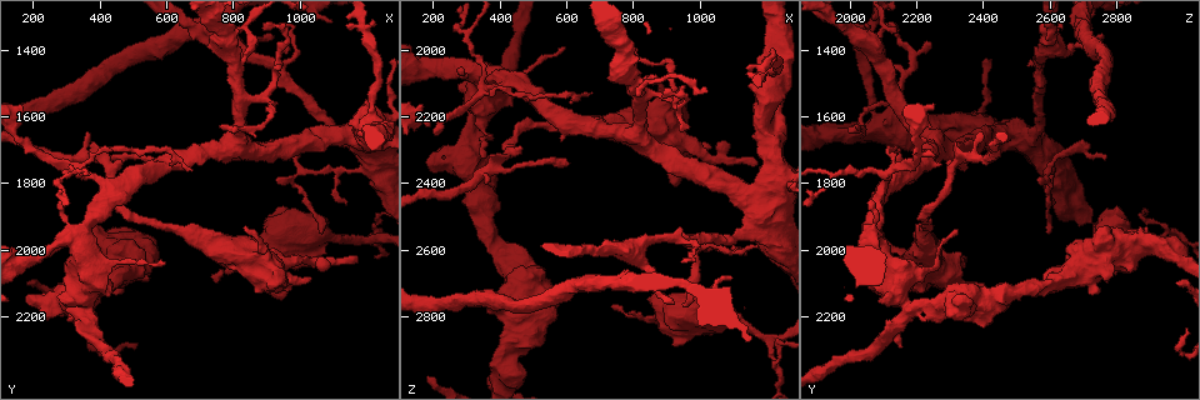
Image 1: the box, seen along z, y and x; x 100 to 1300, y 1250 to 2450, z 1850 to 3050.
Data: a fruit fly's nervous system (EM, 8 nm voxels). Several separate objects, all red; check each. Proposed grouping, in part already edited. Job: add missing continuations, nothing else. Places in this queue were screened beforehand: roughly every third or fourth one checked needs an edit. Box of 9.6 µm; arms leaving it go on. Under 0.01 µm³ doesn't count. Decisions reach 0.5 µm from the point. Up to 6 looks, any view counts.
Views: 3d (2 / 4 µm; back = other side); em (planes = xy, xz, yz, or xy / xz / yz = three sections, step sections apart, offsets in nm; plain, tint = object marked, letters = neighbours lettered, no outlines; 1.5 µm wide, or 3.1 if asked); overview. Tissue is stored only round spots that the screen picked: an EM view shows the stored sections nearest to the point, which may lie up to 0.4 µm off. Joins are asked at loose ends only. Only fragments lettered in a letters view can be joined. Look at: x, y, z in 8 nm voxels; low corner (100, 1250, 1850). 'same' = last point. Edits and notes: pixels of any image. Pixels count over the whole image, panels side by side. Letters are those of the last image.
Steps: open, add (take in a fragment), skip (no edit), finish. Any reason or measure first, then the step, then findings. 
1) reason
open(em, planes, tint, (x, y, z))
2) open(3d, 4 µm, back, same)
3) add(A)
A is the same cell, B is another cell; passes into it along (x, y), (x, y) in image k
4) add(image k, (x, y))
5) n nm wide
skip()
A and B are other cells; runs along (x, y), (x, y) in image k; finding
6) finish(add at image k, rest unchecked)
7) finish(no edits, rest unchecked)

thin end
open(em, planes, letters, (940, 1340, 2640))

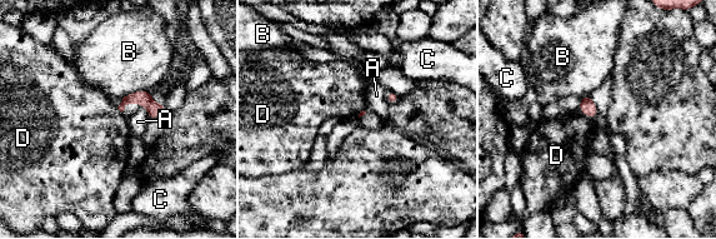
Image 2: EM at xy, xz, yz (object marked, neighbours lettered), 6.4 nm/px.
skip()
A, B, C and D are other cells; border along (116, 106), (121, 111) in image 2; none of them fits

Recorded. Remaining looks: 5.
branch stops here
open(em, xz, step 4, letters, (1160, 2020, 2350))

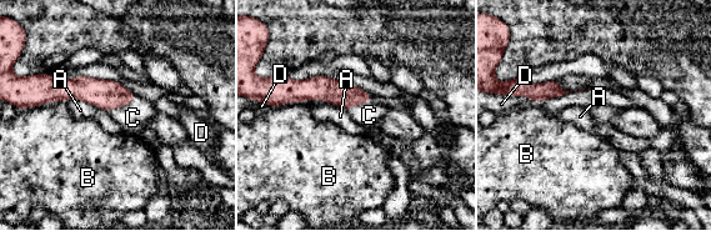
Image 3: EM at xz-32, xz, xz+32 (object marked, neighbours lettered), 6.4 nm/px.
open(em, planes, letters, same)

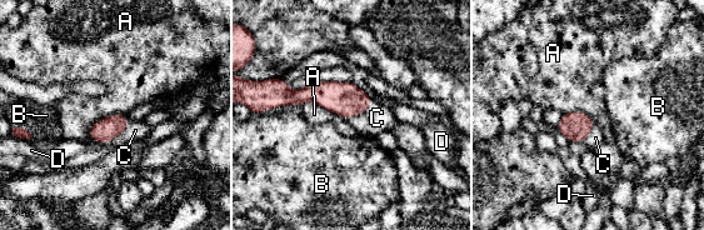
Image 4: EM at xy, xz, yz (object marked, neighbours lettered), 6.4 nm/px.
add(image 4, (135, 130))
C is the same cell, A, B and D are other cells; passes into it along (104, 130), (123, 131), (135, 130) in image 4; the neuron continues

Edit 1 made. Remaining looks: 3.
redraw
open(overview)

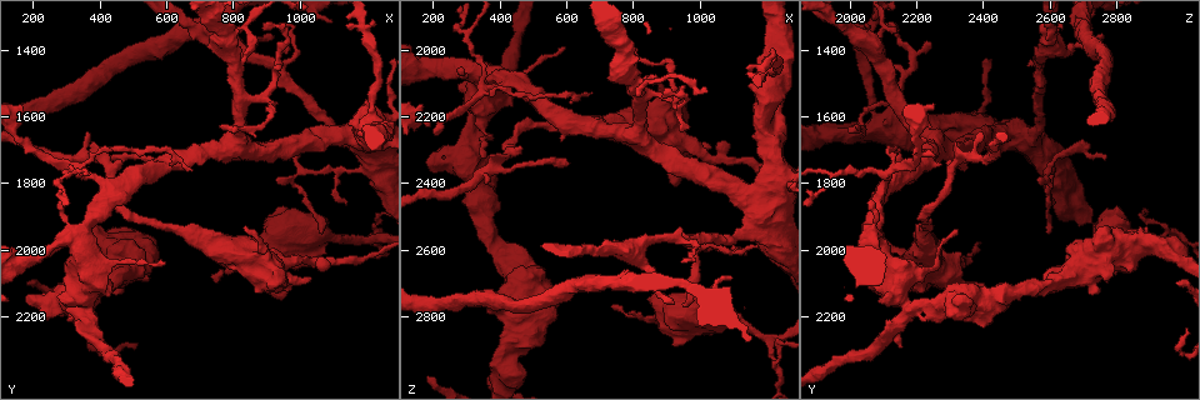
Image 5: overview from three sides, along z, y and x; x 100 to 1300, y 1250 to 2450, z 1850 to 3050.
an open end
open(em, planes, plain, (600, 2050, 1990))

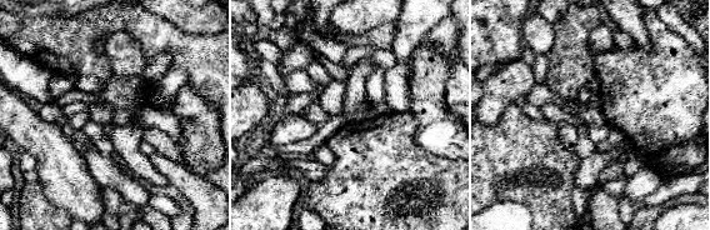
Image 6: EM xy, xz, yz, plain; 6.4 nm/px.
open(em, planes, letters, same)

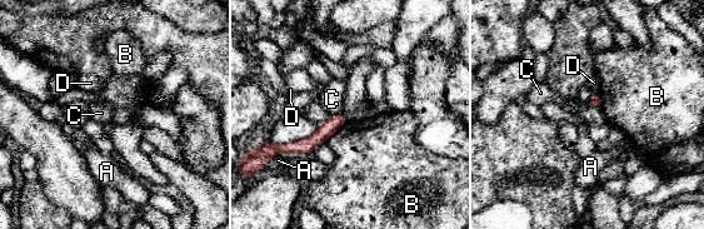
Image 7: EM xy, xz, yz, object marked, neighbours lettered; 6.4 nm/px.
B touches over 220 nm
skip()
A, B, C and D are other cells; runs along (343, 119), (308, 145), (284, 147) in image 7; no lettered fragment goes on from it

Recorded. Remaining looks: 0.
finish(add at image 4, rest unchecked)

